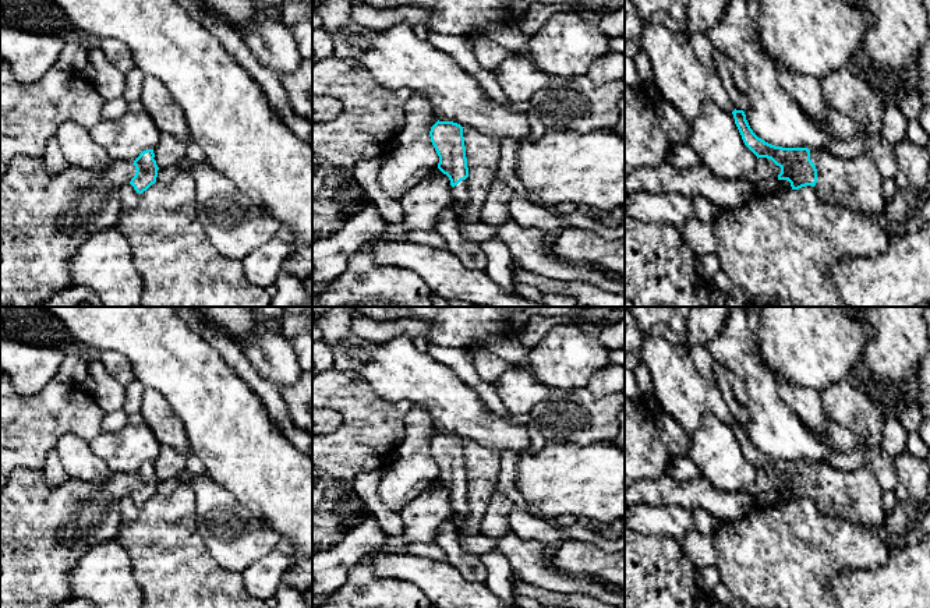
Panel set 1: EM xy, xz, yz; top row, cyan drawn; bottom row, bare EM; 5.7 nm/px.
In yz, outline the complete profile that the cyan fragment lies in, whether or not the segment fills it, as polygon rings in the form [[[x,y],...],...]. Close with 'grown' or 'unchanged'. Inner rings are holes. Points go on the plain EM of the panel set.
[[[735,421],[732,427],[745,457],[757,469],[757,471],[767,470],[779,478],[781,485],[778,487],[778,492],[788,492],[792,502],[811,498],[820,510],[834,516],[845,516],[853,523],[874,530],[877,530],[877,527],[884,522],[883,489],[878,487],[867,467],[862,466],[853,471],[842,471],[832,469],[828,464],[817,464],[807,460],[775,459],[759,450],[753,445],[743,423]]] | grown

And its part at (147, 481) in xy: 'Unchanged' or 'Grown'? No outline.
Grown

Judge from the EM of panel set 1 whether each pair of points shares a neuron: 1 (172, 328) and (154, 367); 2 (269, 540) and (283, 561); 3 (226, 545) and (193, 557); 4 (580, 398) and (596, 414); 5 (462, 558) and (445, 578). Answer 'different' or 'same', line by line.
1: same
2: different
3: different
4: same
5: different

